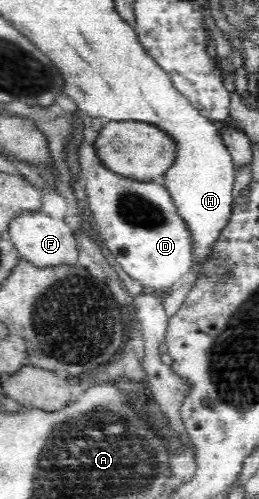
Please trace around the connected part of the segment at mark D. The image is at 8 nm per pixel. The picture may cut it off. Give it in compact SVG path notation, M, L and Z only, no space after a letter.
M83 143L78 150L80 155L80 172L82 183L86 186L86 195L89 209L95 219L96 230L104 239L106 248L122 266L124 272L138 280L147 290L168 291L175 288L191 265L190 238L188 231L176 215L172 205L172 198L168 197L166 190L151 181L139 182L118 177L110 173L98 161L91 144Z

